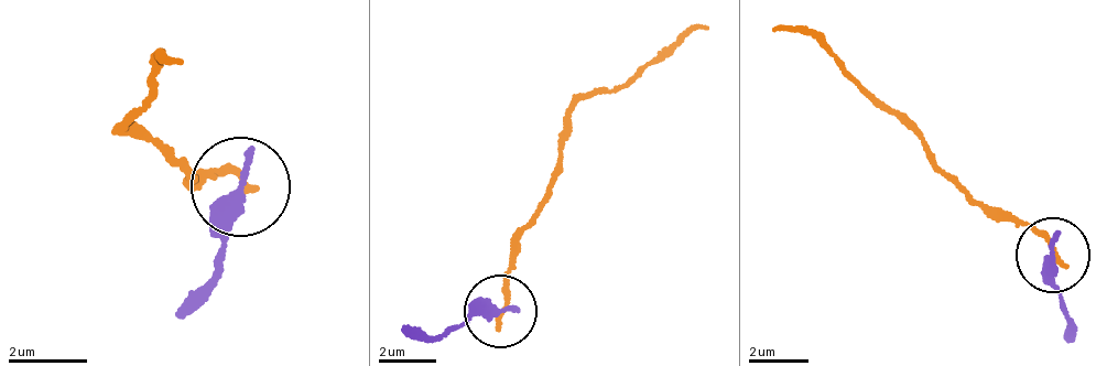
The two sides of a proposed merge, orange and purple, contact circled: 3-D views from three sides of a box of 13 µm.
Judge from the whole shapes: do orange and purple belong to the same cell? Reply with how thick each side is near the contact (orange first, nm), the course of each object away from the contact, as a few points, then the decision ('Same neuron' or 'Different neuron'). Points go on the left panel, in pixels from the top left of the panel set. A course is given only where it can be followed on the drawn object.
Thickness 190 nm (orange) against 360 nm. Course of orange: (237, 180), (216, 167), (185, 186), (191, 180), (122, 125), (152, 70), (178, 60). Course of purple: (237, 189), (217, 288), (176, 319). Different neuron

